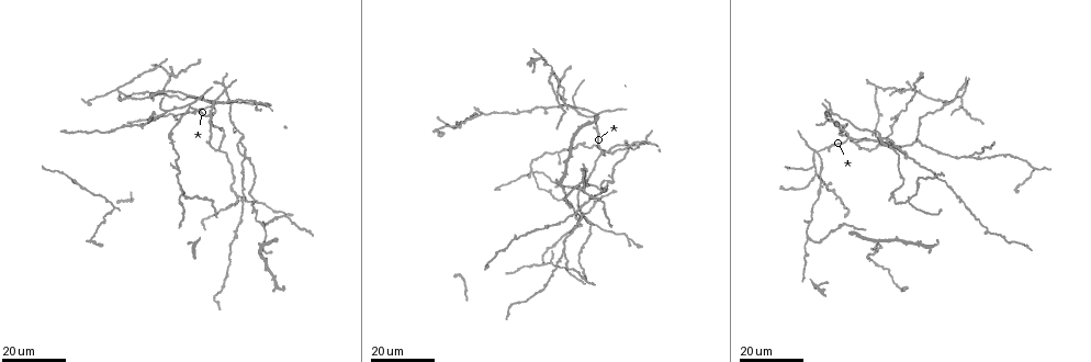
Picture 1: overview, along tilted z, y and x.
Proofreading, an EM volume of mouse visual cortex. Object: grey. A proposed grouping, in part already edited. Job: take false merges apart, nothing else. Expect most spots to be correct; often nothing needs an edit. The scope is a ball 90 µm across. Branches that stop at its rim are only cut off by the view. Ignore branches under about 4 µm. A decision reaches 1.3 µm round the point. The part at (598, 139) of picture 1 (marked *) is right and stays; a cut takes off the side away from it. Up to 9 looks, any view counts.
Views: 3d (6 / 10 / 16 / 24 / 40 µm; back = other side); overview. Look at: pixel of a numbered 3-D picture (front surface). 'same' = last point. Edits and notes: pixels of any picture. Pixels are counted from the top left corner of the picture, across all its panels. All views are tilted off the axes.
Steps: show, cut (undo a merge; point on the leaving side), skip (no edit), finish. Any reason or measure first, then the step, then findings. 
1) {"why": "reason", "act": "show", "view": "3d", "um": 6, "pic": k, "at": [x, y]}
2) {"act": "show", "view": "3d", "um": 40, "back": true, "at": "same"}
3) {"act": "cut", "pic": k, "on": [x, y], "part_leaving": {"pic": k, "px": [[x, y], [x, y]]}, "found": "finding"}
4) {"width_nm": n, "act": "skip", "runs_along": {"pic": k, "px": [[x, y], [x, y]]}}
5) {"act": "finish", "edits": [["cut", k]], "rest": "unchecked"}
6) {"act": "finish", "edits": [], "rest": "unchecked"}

{"why": "a fork", "act": "show", "view": "3d", "um": 24, "pic": 1, "at": [850, 136]}

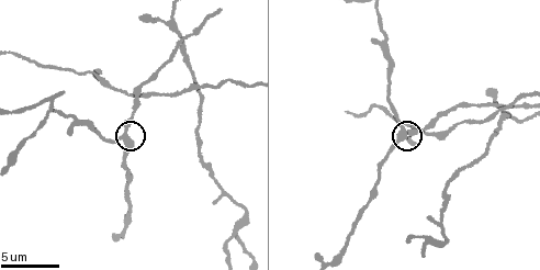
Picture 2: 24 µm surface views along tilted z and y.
{"act": "show", "view": "3d", "um": 6, "pic": 2, "at": [125, 133]}

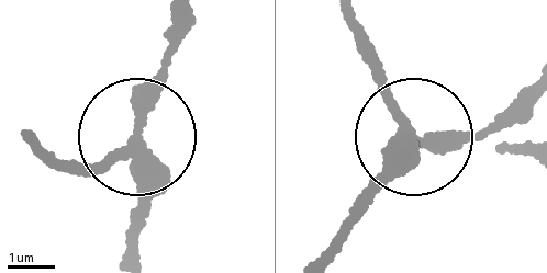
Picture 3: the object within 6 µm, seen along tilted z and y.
{"act": "skip", "runs_along": {"pic": 3, "px": [[38, 140], [79, 172], [131, 140], [146, 161], [146, 228]]}, "found": "continuous, no second neuron"}

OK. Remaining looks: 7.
{"why": "four or more arms meet", "act": "show", "view": "3d", "um": 16, "pic": 1, "at": [893, 146]}

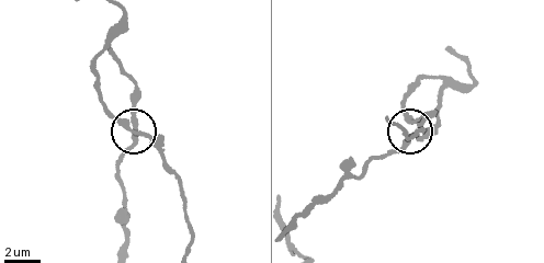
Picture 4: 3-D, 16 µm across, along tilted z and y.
{"act": "show", "view": "3d", "um": 10, "pic": 4, "at": [133, 124]}

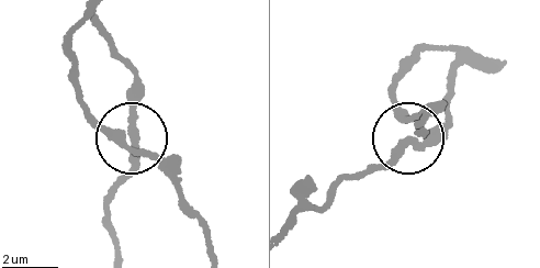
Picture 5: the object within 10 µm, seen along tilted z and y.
{"side_arm_um": 64, "act": "skip", "runs_along": {"pic": 5, "px": [[102, 22], [136, 85], [128, 121], [132, 162], [119, 188]]}, "found": "all the same neuron"}

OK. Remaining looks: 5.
{"why": "four-way junction", "act": "show", "view": "3d", "um": 24, "pic": 1, "at": [909, 200]}

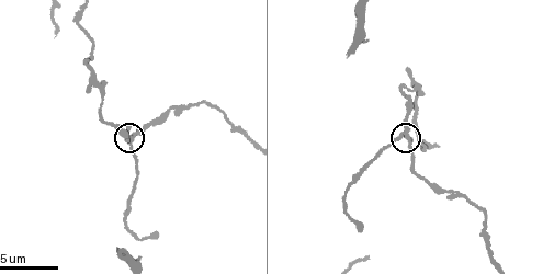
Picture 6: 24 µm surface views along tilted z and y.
{"act": "show", "view": "3d", "um": 6, "pic": 6, "at": [406, 132]}

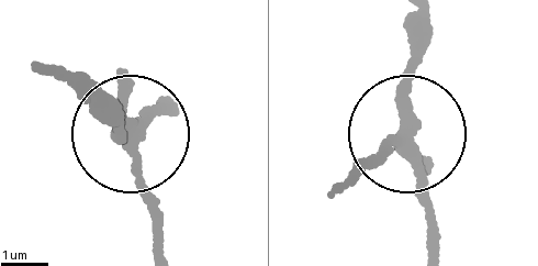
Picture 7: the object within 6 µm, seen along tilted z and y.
{"side_arm_um": 25, "arms": 4, "act": "skip", "found": "all the same neuron"}

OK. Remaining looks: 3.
{"why": "three-way junction", "act": "show", "view": "3d", "um": 16, "pic": 1, "at": [237, 195]}

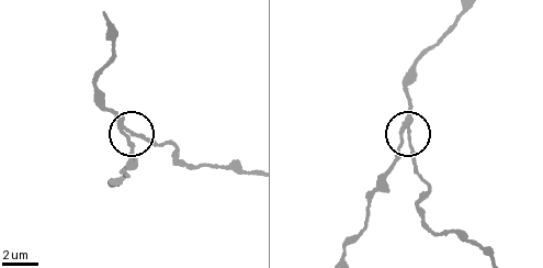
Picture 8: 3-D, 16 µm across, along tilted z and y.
{"act": "show", "view": "3d", "um": 10, "pic": 8, "at": [403, 142]}

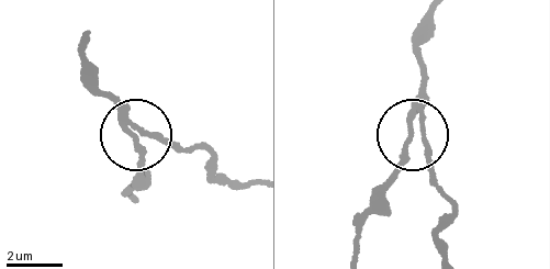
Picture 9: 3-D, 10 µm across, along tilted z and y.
{"side_arm_um": 23, "arms": 3, "act": "skip", "found": "continuous, no second neuron"}

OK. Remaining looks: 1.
{"act": "finish", "edits": [], "rest": "unchecked"}

